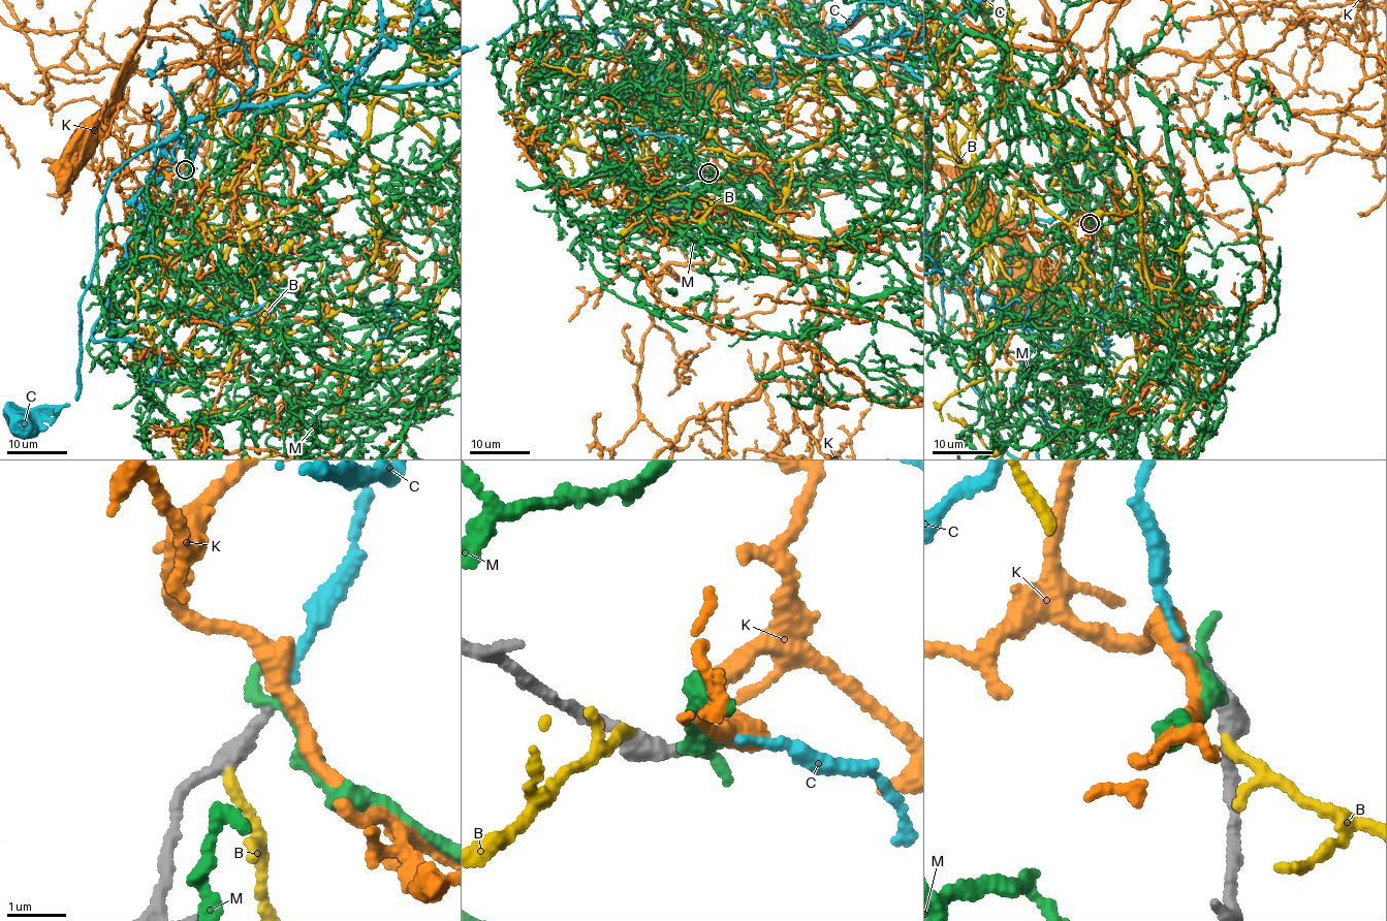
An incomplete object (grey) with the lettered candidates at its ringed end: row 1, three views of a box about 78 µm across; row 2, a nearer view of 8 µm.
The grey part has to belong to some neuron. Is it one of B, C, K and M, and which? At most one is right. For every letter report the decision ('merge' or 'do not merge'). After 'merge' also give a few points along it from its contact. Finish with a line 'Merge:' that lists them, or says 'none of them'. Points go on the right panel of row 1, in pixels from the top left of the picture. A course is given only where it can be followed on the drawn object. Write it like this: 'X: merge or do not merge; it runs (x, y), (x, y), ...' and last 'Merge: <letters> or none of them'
B: do not merge
C: merge
K: do not merge
M: do not merge
Merge: C

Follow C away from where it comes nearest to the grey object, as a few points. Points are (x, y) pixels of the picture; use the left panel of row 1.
C: (185, 168), (197, 145), (181, 135), (166, 177), (149, 179), (163, 144), (114, 176), (76, 400), (23, 423)

